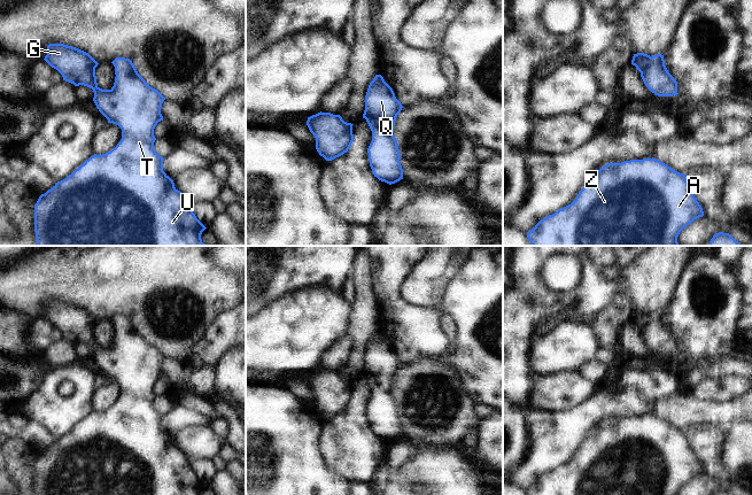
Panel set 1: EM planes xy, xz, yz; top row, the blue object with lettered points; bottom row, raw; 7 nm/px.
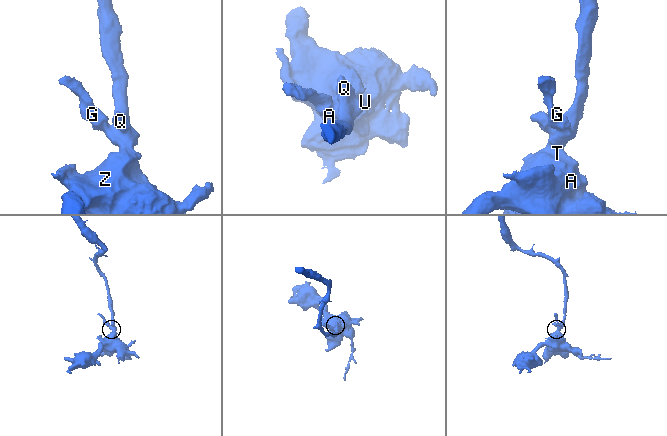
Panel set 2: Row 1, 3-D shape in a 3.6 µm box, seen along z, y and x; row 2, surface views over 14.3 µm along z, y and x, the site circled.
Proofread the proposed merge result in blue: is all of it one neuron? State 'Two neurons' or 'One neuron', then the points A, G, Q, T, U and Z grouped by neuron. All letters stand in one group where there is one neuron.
One neuron. Groups: A G Q T U Z

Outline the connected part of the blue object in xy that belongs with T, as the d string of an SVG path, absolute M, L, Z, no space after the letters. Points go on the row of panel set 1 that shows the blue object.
M61 42L49 44L44 60L62 75L63 80L93 90L96 108L108 123L122 129L122 140L110 152L91 156L65 179L39 196L34 204L36 246L209 246L201 239L207 227L196 218L187 198L163 171L164 158L154 149L154 129L163 121L161 107L165 98L146 83L130 59L116 57L111 62L116 77L110 90L98 86L95 68L99 63L84 51Z

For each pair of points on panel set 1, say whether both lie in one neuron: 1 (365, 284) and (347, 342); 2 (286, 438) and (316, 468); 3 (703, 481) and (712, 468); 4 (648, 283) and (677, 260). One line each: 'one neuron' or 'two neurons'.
1: two neurons
2: one neuron
3: two neurons
4: one neuron

